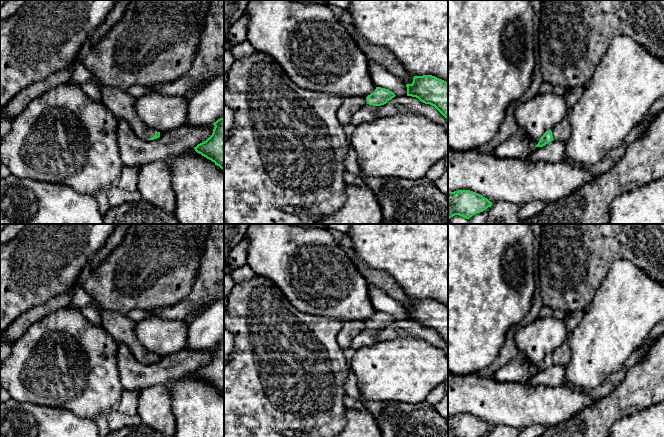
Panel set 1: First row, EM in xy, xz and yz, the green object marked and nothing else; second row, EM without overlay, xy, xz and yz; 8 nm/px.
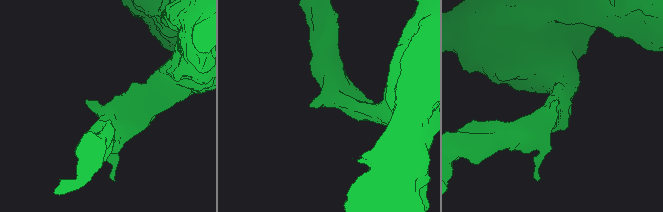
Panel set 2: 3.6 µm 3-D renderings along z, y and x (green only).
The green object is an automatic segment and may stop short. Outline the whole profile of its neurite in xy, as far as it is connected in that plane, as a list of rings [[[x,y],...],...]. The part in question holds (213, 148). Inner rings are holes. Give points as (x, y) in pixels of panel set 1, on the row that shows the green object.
[[[224,117],[213,124],[215,127],[212,135],[194,149],[224,170]]]

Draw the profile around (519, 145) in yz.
[[[517,132],[510,139],[496,147],[492,155],[498,158],[526,159],[532,149],[530,139],[525,134]]]

